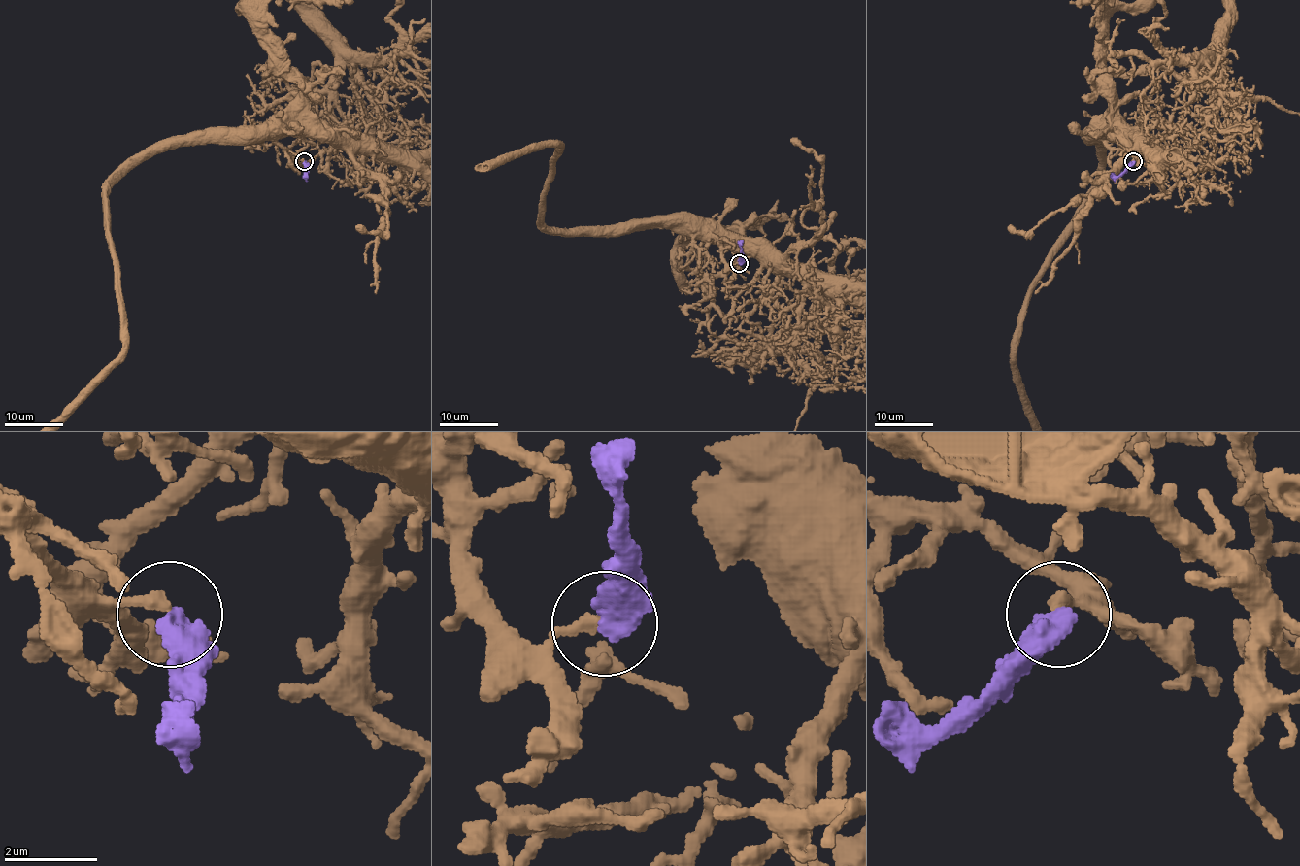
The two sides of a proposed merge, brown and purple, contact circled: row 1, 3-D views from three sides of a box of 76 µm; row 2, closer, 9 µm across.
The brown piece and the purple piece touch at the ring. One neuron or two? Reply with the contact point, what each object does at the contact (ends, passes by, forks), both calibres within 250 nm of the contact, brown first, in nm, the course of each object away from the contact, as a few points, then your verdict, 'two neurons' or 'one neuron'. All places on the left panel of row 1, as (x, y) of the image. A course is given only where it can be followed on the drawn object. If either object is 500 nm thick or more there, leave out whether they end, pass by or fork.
at (304, 161); 280 nm thick on the brown side, 550 nm on the other; brown runs (304, 161), (295, 159), (278, 139), (284, 135), (311, 135), (324, 141), (379, 148), (394, 161), (408, 164); purple runs (304, 161), (305, 176), (308, 176); two neurons

